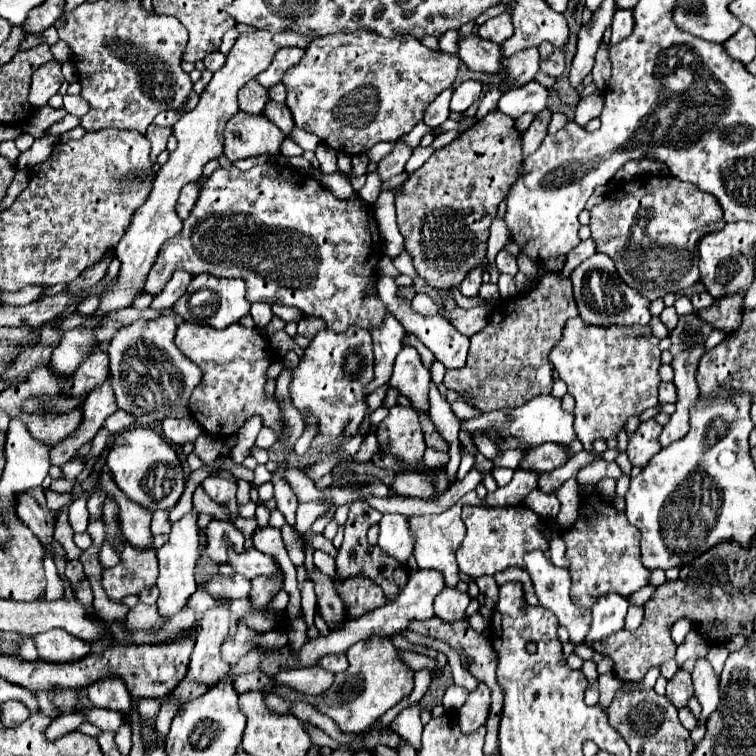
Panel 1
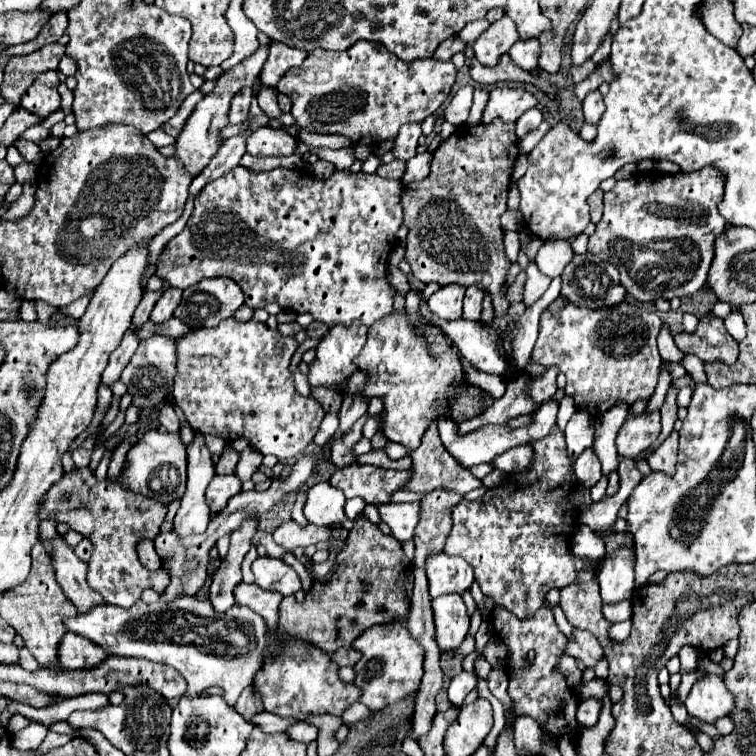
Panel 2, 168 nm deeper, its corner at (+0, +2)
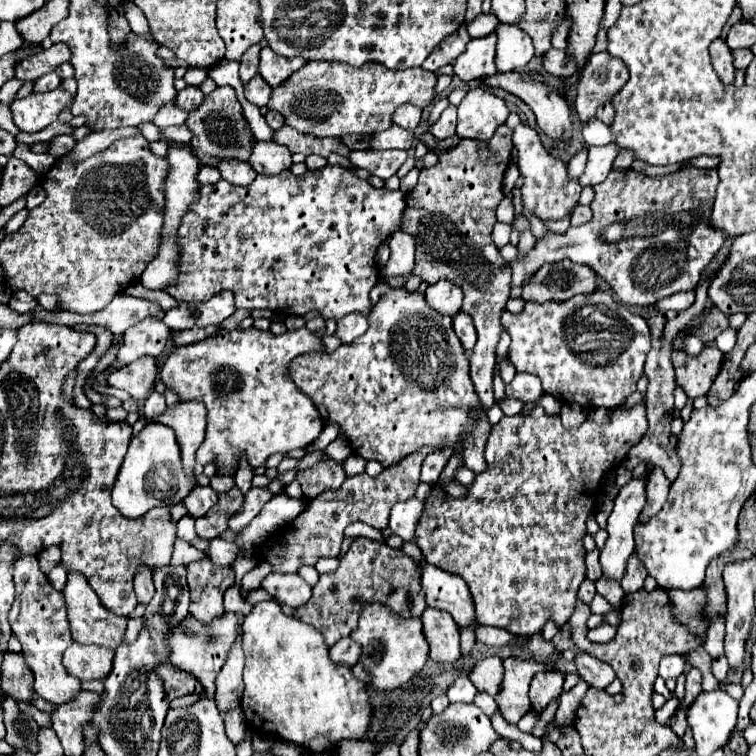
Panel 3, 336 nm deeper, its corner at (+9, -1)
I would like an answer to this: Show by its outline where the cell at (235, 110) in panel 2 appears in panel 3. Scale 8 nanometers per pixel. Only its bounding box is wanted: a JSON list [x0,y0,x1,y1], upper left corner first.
[187,87,255,165]

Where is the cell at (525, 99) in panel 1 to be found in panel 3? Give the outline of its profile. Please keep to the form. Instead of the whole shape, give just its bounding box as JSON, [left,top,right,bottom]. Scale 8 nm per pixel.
[457,89,509,141]

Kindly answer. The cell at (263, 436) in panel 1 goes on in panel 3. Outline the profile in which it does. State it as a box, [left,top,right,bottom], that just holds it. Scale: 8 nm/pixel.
[211,475,235,493]

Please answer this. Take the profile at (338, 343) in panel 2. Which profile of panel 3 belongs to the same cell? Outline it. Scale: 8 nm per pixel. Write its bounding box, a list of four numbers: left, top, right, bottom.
[335,313,367,345]

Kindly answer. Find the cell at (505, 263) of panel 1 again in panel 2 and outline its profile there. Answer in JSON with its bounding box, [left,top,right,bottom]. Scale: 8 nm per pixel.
[504,232,520,262]

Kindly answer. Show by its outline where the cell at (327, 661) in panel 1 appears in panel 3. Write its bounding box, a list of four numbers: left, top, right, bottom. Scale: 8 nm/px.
[329,637,361,665]

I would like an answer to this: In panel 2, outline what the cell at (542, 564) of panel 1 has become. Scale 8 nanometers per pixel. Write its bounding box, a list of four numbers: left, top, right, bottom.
[566,630,604,668]

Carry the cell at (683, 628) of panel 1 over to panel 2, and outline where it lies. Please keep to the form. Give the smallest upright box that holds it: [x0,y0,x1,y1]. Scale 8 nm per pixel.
[678,646,698,674]

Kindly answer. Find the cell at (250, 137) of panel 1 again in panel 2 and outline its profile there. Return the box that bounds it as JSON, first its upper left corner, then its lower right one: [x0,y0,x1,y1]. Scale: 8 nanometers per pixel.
[246,128,296,156]

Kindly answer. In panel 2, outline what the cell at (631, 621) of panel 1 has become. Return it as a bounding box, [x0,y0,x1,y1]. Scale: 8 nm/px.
[608,620,630,640]

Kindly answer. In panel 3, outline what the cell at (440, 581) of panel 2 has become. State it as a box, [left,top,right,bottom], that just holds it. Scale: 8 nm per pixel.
[421,563,475,627]

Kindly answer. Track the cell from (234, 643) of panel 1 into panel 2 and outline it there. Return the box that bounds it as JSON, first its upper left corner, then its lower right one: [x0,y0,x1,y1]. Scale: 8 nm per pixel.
[68,598,266,708]

